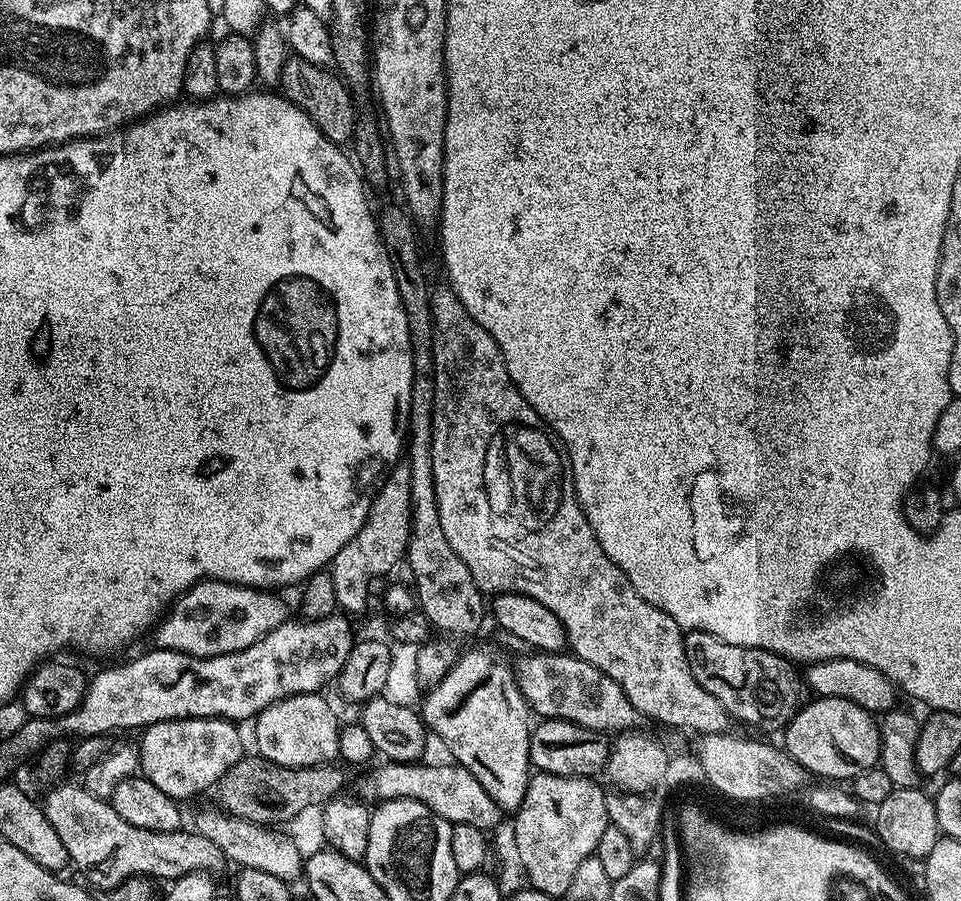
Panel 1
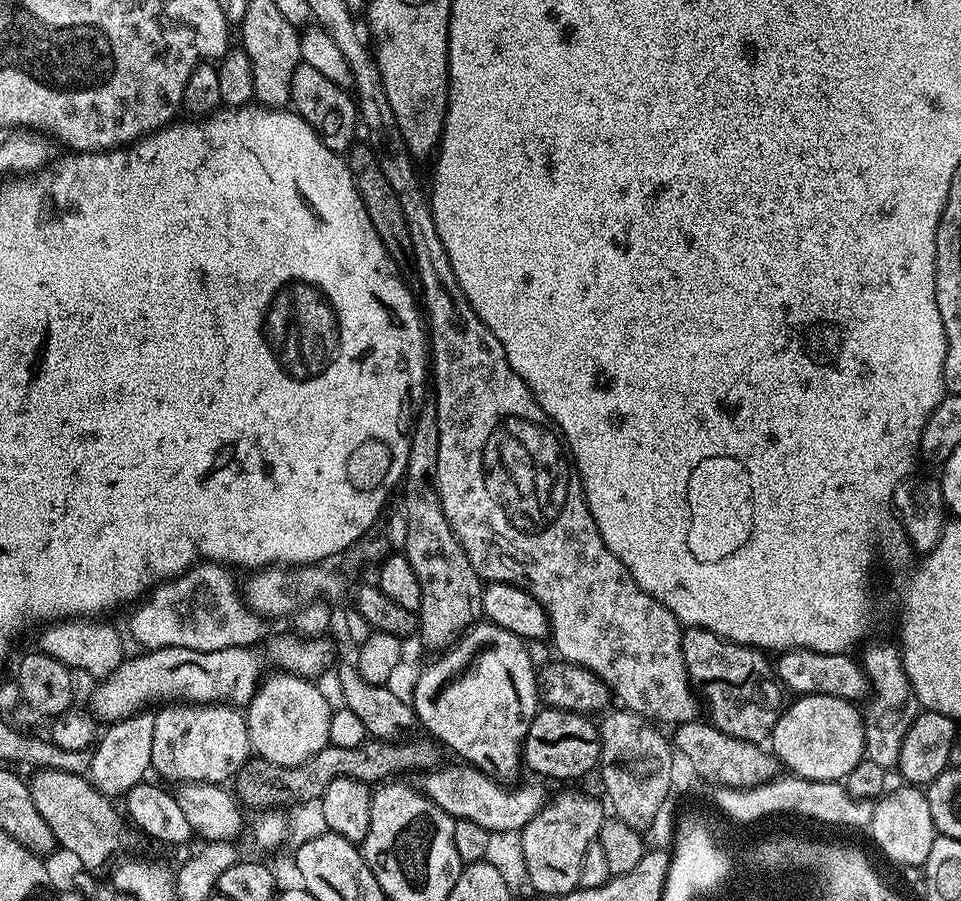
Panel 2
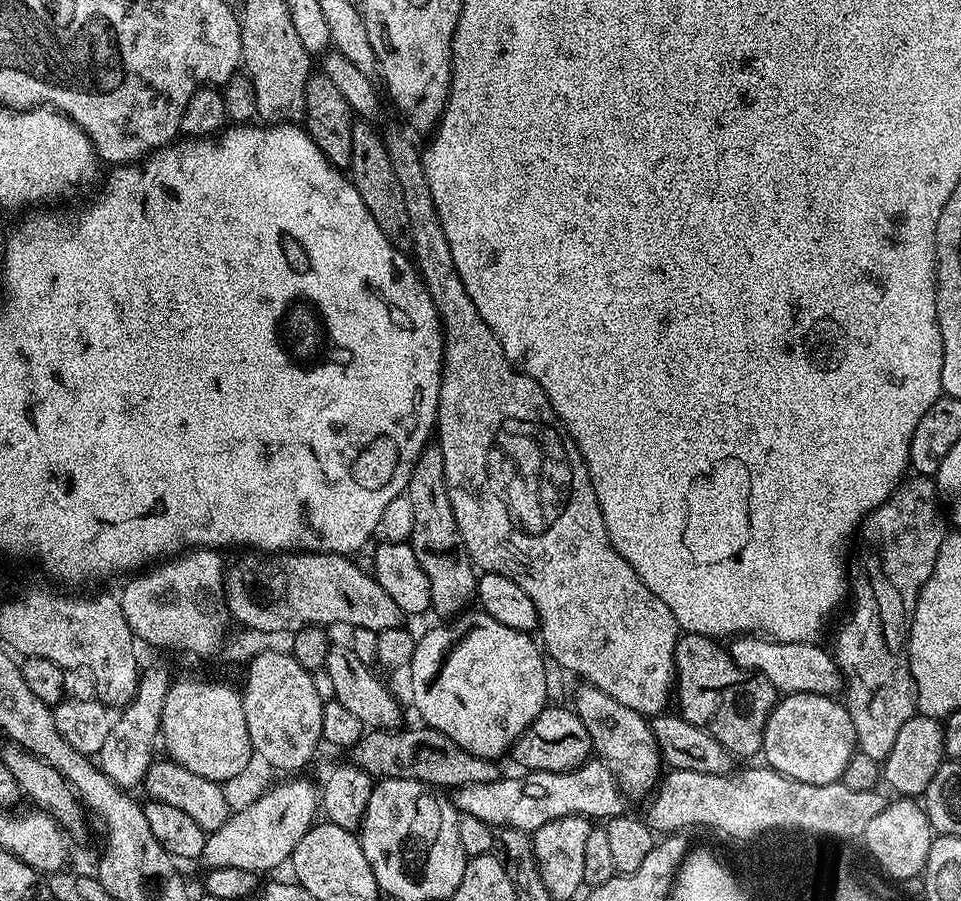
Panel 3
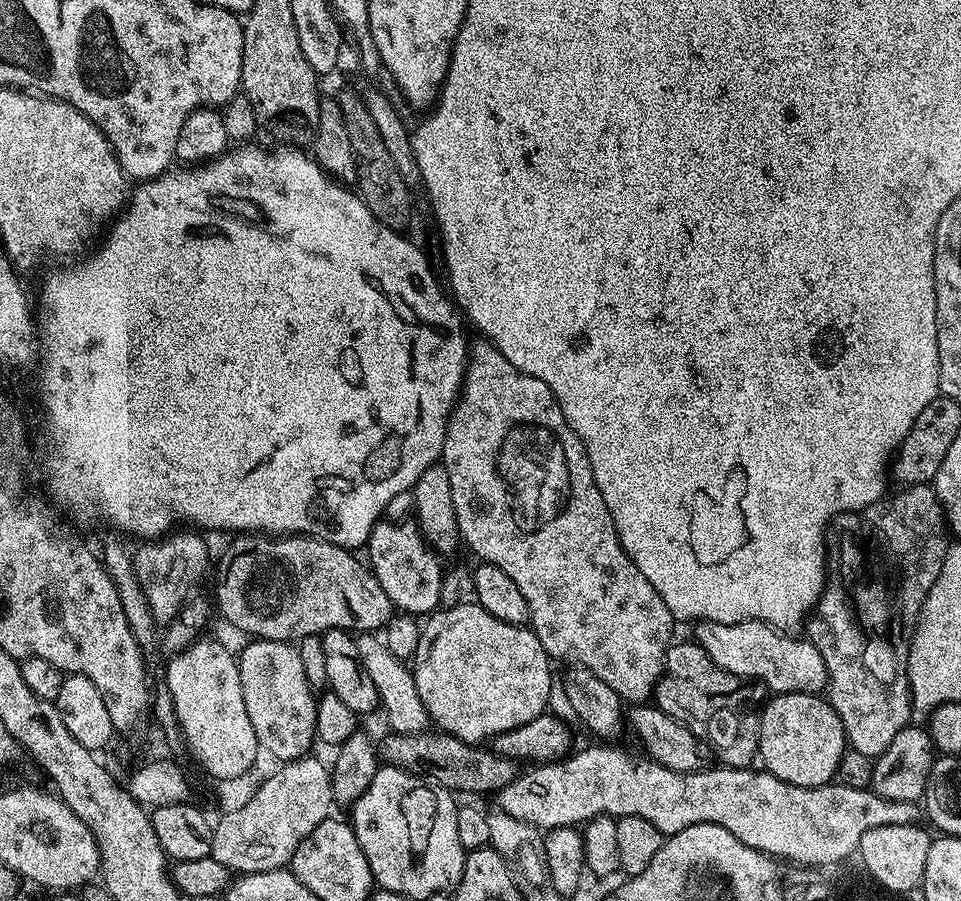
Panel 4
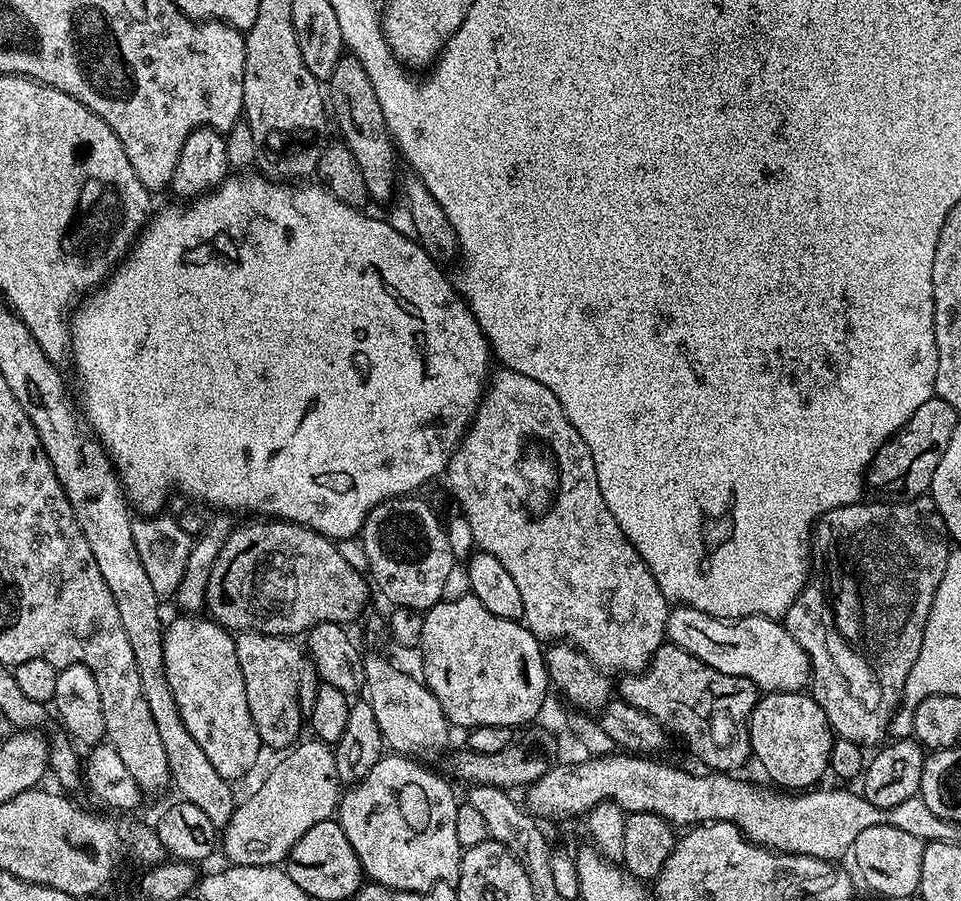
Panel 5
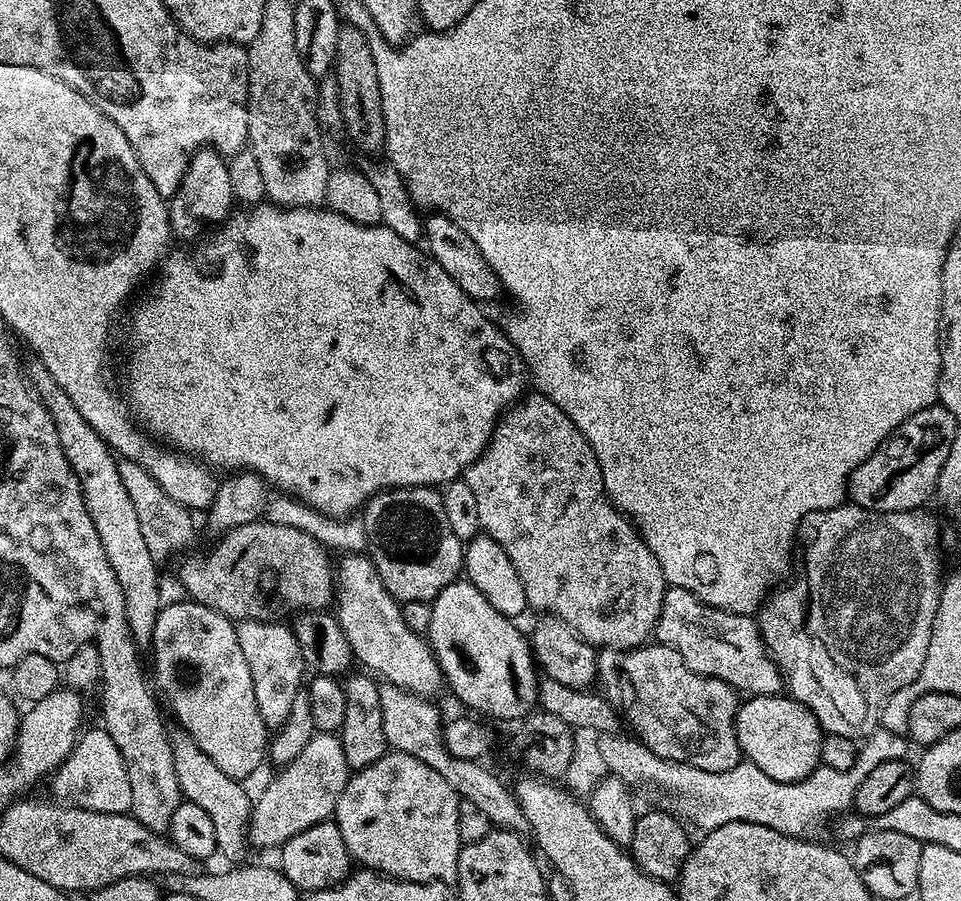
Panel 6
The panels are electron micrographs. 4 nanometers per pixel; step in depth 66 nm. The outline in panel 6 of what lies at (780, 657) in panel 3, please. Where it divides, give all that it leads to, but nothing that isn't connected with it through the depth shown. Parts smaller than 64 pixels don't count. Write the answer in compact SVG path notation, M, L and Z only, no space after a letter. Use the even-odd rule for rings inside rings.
M669 587L664 593L654 636L659 643L678 650L690 670L700 676L719 678L737 693L754 697L774 696L781 691L781 669L760 636L759 623L751 615L739 616L711 608L696 600L694 594Z

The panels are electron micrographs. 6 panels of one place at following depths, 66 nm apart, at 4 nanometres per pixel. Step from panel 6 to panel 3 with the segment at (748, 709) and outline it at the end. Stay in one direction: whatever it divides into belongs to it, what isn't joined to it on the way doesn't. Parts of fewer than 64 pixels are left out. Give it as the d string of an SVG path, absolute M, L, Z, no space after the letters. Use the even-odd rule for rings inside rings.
M794 692L777 699L764 727L762 760L775 772L814 786L839 781L846 762L857 751L854 724L839 699Z

